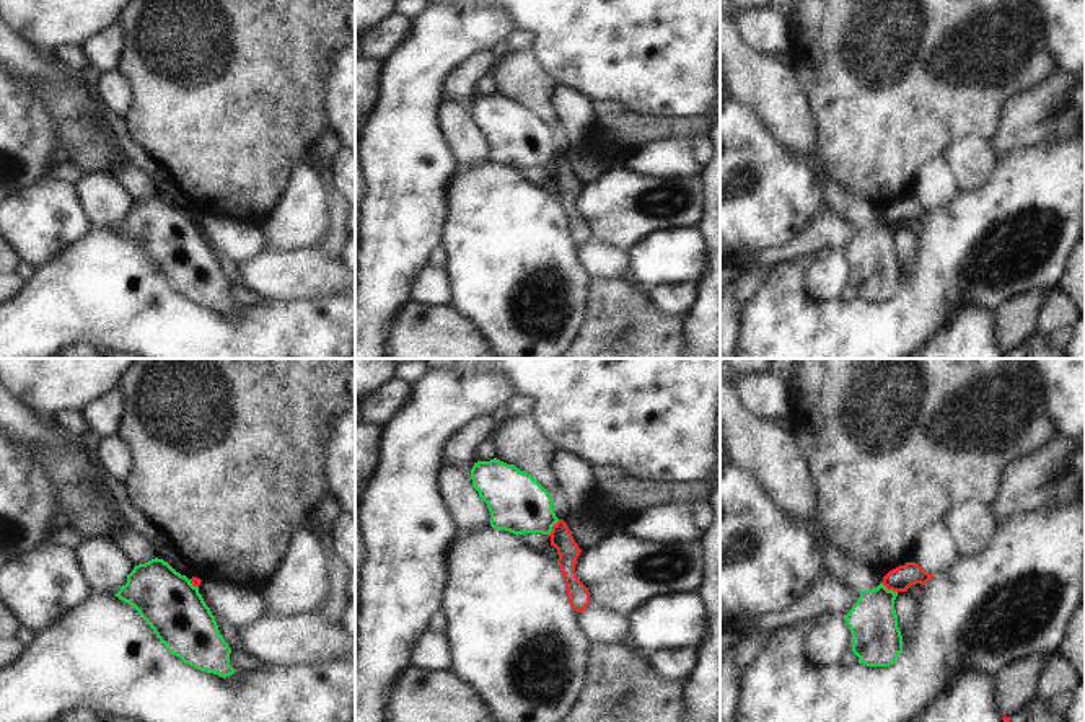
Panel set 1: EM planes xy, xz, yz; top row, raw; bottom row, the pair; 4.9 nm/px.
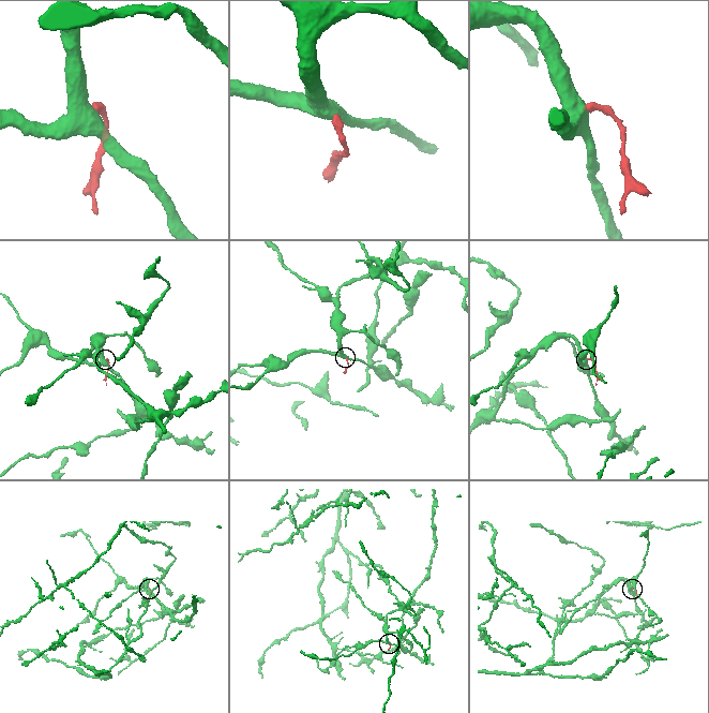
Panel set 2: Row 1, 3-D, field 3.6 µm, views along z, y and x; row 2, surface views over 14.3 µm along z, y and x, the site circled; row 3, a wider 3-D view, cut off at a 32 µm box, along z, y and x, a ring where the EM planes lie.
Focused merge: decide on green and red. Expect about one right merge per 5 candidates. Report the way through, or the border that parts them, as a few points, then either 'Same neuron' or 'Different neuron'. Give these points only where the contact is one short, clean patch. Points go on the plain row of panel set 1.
Boundary: yz (882, 217), (896, 227). Different neuron.

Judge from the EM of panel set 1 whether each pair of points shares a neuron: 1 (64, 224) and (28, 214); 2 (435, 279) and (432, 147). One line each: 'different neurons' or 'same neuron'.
1: same neuron
2: different neurons

